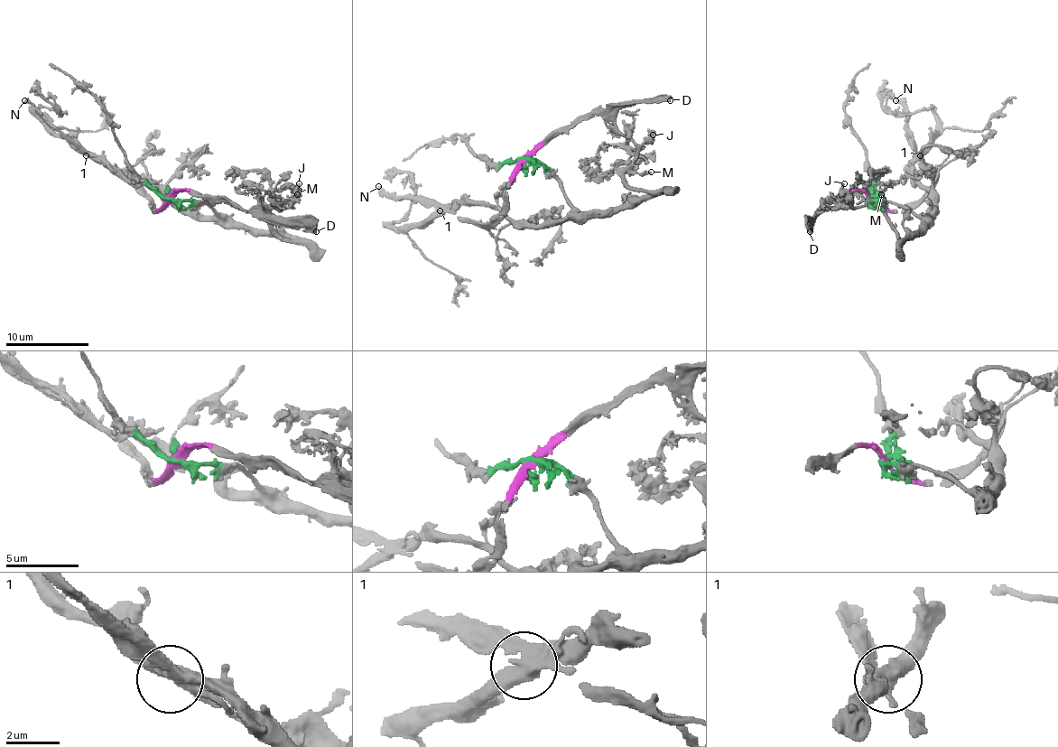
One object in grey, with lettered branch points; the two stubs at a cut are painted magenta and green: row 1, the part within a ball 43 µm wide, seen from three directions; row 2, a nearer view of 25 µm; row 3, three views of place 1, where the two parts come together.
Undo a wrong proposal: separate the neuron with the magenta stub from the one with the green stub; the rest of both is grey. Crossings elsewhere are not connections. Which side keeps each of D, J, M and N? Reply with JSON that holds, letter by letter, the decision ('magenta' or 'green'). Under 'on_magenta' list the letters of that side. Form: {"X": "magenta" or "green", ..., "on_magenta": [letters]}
{"D": "magenta", "J": "green", "M": "green", "N": "magenta", "on_magenta": ["D", "N"]}

